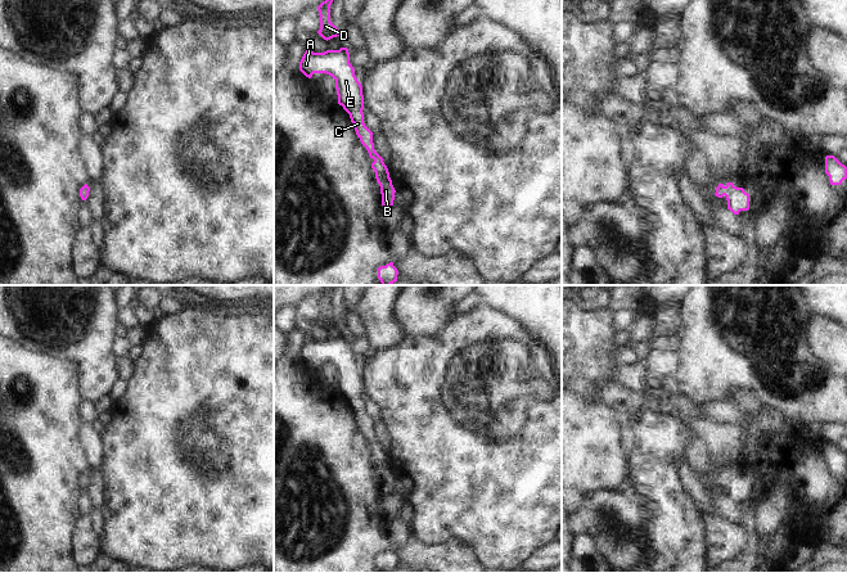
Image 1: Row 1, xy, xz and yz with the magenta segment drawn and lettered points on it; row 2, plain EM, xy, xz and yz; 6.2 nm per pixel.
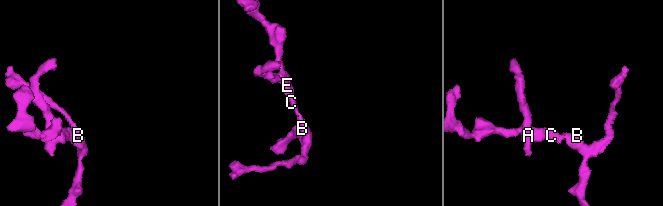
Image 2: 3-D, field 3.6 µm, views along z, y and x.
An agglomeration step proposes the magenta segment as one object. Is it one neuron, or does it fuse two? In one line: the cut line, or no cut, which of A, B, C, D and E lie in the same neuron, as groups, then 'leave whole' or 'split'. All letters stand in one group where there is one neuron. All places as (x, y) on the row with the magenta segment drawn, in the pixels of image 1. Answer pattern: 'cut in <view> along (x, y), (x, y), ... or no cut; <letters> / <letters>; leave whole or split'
no cut; A B C D E; leave whole

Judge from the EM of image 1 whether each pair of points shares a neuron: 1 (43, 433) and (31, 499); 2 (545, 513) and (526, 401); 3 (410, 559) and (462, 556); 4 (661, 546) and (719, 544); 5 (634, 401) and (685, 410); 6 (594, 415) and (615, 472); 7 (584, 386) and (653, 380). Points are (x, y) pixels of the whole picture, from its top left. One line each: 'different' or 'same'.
1: same
2: same
3: same
4: different
5: same
6: same
7: different

